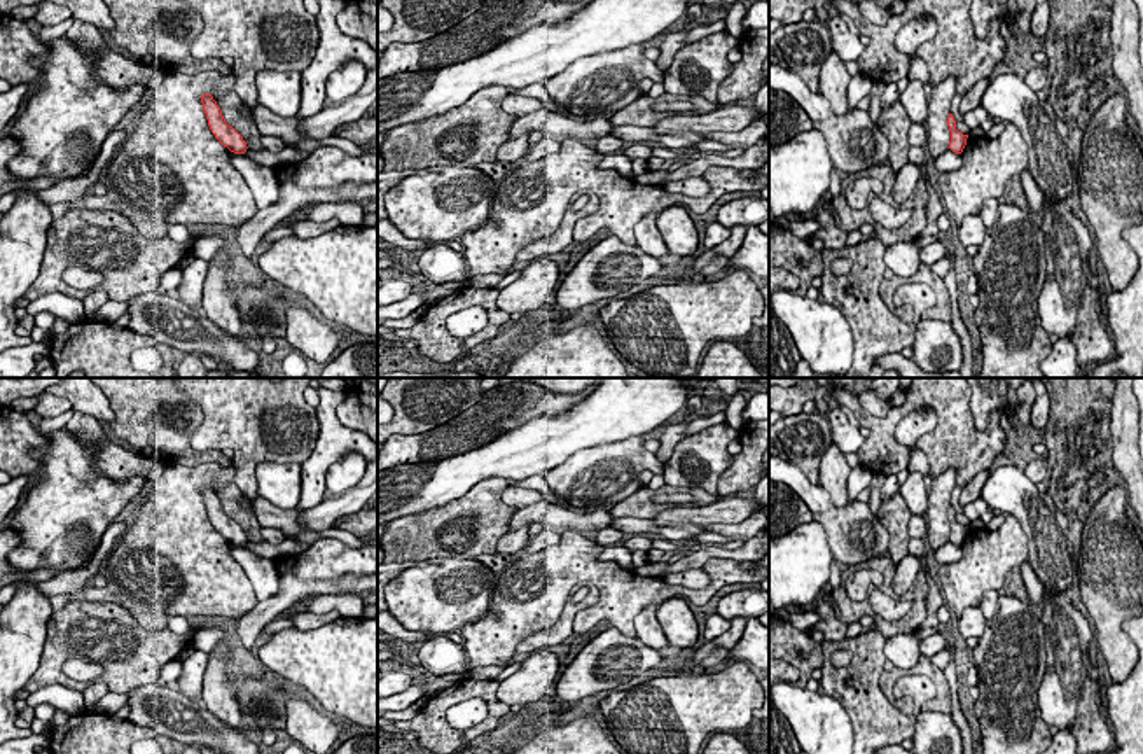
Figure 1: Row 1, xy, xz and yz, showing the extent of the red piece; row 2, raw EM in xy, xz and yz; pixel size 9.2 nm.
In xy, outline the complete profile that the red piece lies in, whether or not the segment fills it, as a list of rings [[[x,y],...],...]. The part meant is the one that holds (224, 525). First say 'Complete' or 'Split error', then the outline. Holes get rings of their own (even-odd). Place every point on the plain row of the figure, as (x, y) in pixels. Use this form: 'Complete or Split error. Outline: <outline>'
Complete. Outline: [[[203,486],[201,488],[203,502],[208,511],[208,518],[215,530],[227,539],[234,546],[245,546],[246,544],[246,534],[243,528],[225,514],[220,499],[213,492],[211,486]]]

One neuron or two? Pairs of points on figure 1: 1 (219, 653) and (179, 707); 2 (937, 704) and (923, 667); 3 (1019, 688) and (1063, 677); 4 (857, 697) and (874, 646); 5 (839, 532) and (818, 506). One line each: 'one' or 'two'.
1: two
2: one
3: two
4: one
5: one

